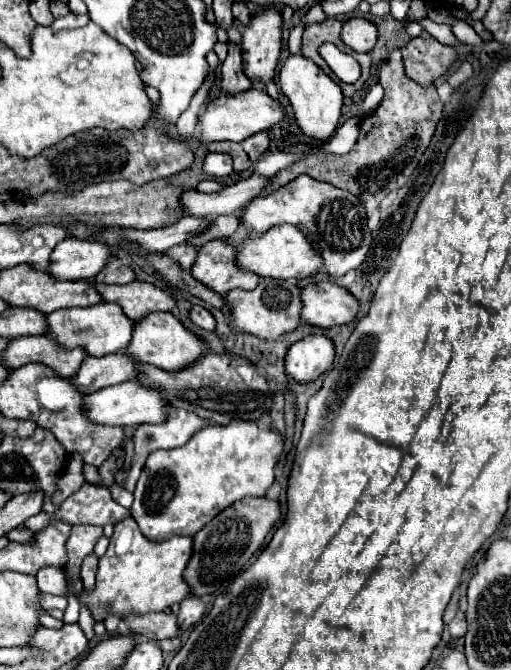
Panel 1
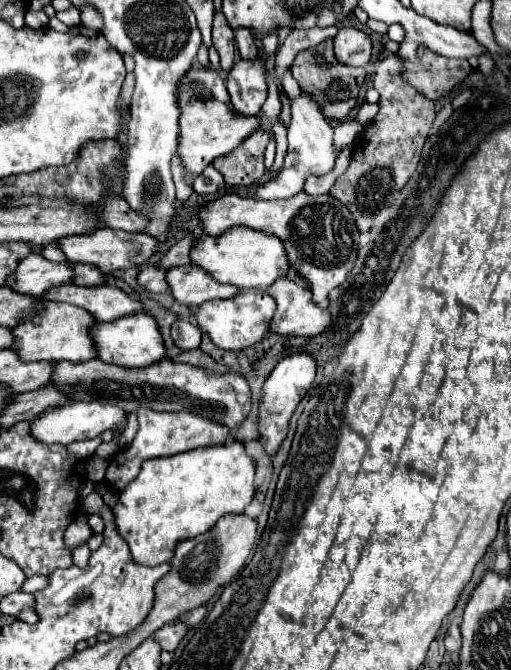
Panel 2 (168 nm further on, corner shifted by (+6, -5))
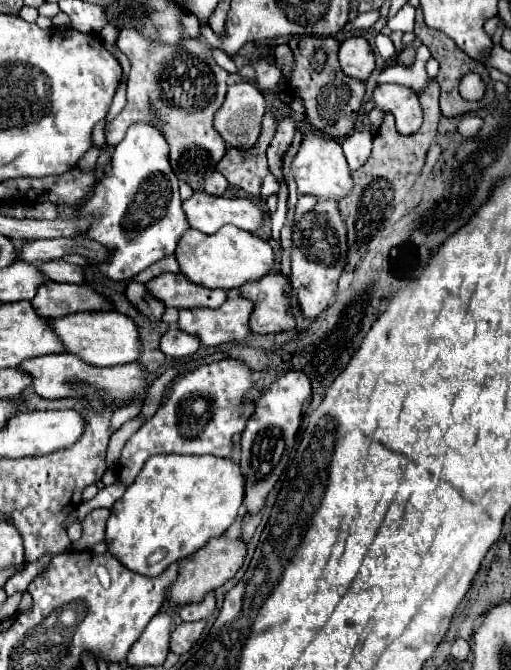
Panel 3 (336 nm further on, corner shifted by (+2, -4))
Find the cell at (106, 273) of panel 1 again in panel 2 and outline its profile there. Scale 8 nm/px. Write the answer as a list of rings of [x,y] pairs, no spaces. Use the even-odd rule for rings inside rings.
[[[71,265],[73,277],[71,283],[75,285],[101,285],[103,283],[103,273],[95,265]]]

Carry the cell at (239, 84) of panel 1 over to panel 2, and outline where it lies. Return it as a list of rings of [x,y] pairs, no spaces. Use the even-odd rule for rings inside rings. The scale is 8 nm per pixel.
[[[215,11],[215,21],[213,21],[213,45],[221,55],[221,69],[229,71],[235,63],[235,37],[225,21],[223,11]]]

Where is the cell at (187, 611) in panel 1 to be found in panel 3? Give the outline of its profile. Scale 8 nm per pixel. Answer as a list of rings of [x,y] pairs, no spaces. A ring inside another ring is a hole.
[[[209,594],[205,596],[205,600],[201,604],[193,604],[193,606],[183,606],[179,610],[179,616],[183,622],[197,622],[197,620],[205,620],[213,614],[215,610],[215,596]]]

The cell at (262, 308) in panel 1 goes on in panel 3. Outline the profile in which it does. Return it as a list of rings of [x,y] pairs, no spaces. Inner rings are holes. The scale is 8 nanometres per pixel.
[[[239,292],[231,294],[219,308],[193,308],[179,312],[179,328],[199,336],[201,344],[221,346],[227,342],[241,342],[249,328],[249,316],[253,312],[253,302]]]

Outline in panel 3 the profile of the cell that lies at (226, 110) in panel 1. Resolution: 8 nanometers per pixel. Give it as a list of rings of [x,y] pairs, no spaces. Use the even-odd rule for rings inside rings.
[[[123,28],[119,48],[131,60],[131,72],[127,78],[127,104],[107,126],[107,144],[117,146],[133,122],[149,120],[151,106],[153,122],[161,124],[165,138],[169,140],[169,160],[173,164],[173,172],[177,172],[177,178],[187,184],[201,186],[227,150],[225,140],[213,126],[213,116],[223,104],[227,92],[223,78],[227,78],[229,72],[217,66],[211,56],[211,48],[203,38],[187,38],[185,44],[173,48],[149,44],[137,30]]]

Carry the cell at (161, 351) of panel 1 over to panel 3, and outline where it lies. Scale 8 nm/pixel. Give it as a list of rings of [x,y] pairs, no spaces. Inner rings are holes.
[[[105,310],[105,312],[89,312],[89,314],[69,314],[65,318],[51,320],[53,328],[57,328],[57,334],[65,342],[67,352],[73,352],[81,356],[81,360],[89,364],[99,366],[117,366],[117,364],[129,364],[139,360],[141,354],[141,334],[139,326],[125,314],[117,310]]]

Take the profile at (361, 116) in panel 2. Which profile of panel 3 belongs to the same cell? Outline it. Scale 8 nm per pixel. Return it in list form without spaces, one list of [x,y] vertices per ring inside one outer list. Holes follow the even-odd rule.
[[[383,84],[373,90],[373,106],[393,112],[397,130],[403,135],[415,133],[423,124],[423,110],[415,90],[399,84]]]

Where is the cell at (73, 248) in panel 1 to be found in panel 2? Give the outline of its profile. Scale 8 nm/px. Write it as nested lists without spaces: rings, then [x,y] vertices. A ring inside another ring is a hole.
[[[35,253],[21,259],[17,269],[5,281],[7,287],[29,297],[41,297],[47,289],[61,283],[71,283],[71,263],[51,263]]]

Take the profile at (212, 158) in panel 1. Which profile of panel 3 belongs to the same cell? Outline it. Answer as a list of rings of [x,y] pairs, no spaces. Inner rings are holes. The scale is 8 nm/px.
[[[213,172],[209,176],[209,180],[205,180],[205,184],[203,184],[203,192],[207,192],[207,194],[223,194],[227,190],[227,186],[229,186],[229,182],[225,180],[225,176],[219,174],[219,172]]]

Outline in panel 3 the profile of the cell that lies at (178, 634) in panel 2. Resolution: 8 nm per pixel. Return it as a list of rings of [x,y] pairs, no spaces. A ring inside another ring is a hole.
[[[201,620],[201,622],[181,622],[171,634],[171,652],[175,652],[175,654],[187,652],[199,640],[203,628],[205,628],[205,620]]]

